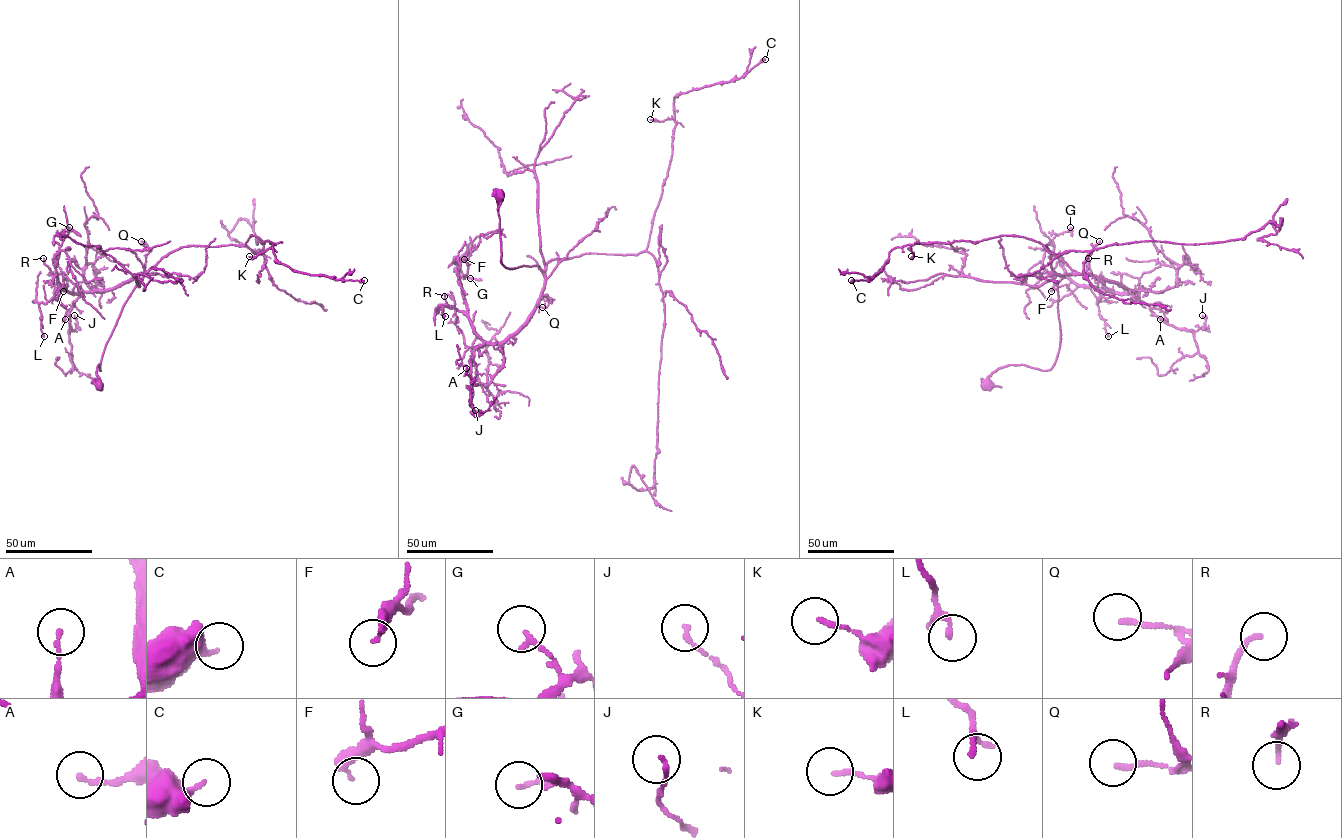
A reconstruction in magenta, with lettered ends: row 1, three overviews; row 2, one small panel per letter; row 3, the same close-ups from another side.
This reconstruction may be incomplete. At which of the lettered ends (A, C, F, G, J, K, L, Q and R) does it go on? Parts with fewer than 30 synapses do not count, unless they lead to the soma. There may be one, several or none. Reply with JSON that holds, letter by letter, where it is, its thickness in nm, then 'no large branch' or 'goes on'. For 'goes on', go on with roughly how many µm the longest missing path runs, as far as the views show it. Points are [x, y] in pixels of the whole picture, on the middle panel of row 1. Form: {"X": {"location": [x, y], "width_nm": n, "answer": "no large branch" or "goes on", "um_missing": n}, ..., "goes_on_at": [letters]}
{"A": {"location": [466, 368], "width_nm": 150, "answer": "no large branch"}, "C": {"location": [765, 59], "width_nm": 280, "answer": "no large branch"}, "F": {"location": [464, 259], "width_nm": 280, "answer": "no large branch"}, "G": {"location": [470, 278], "width_nm": 150, "answer": "no large branch"}, "J": {"location": [475, 410], "width_nm": 130, "answer": "no large branch"}, "K": {"location": [650, 119], "width_nm": 140, "answer": "no large branch"}, "L": {"location": [445, 316], "width_nm": 140, "answer": "no large branch"}, "Q": {"location": [542, 307], "width_nm": 160, "answer": "no large branch"}, "R": {"location": [444, 296], "width_nm": 150, "answer": "no large branch"}, "goes_on_at": []}

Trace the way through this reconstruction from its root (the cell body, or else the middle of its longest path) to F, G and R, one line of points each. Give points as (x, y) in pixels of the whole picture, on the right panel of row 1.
F: (987, 386), (1008, 365), (1052, 367), (1064, 276), (1134, 290), (1051, 291)
G: (987, 386), (1008, 365), (1052, 367), (1064, 276), (1134, 291), (1076, 284), (1053, 253), (1052, 239), (1070, 227)
R: (987, 386), (1008, 365), (1052, 367), (1064, 276), (1134, 291), (1105, 290), (1088, 258)

